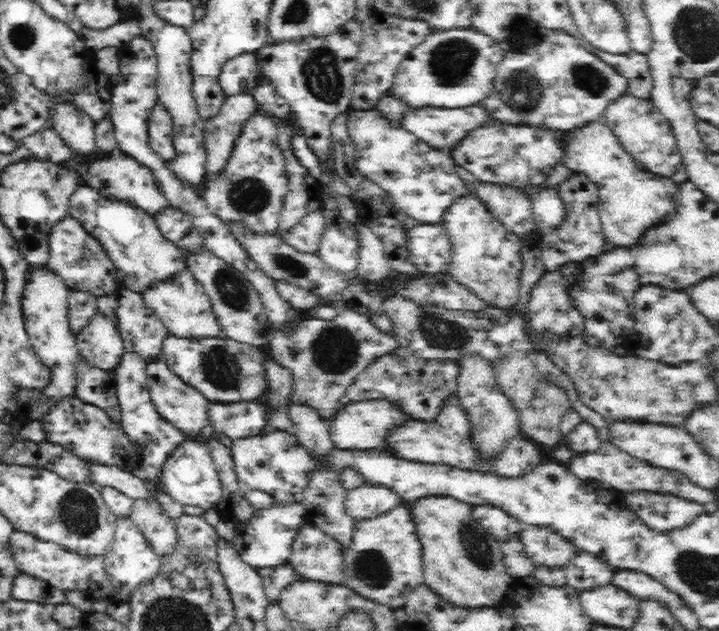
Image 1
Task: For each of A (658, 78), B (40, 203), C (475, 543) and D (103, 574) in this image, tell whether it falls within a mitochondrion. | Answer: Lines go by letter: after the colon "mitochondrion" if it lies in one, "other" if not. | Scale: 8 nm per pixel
A: other
B: other
C: mitochondrion
D: other

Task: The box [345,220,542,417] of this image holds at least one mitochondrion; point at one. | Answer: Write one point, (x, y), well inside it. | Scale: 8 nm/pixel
(441, 333)

